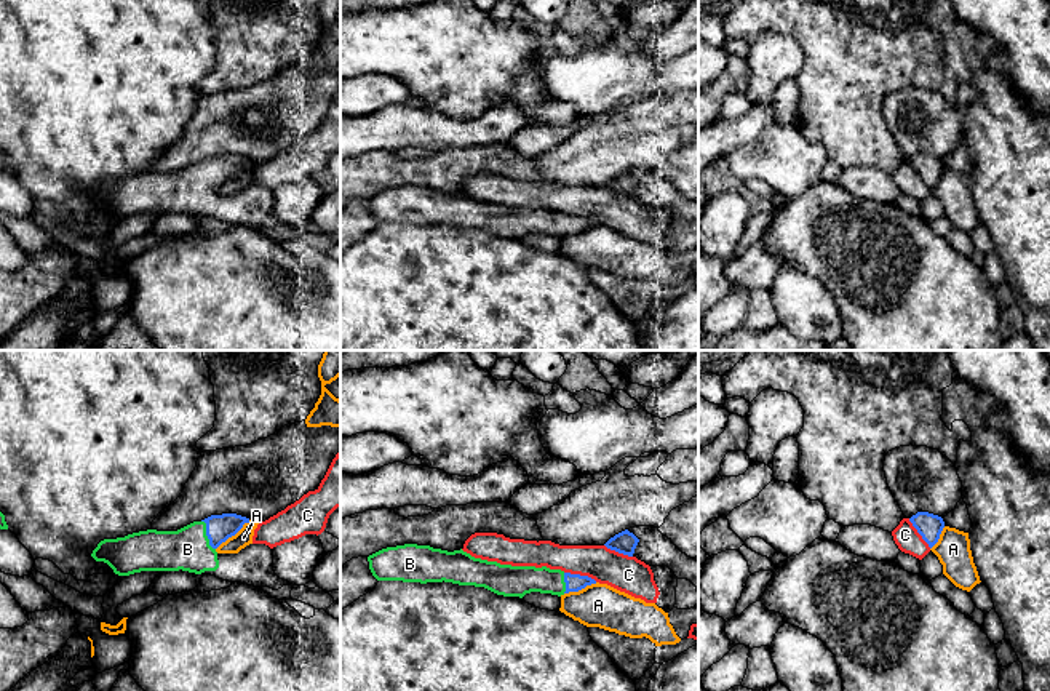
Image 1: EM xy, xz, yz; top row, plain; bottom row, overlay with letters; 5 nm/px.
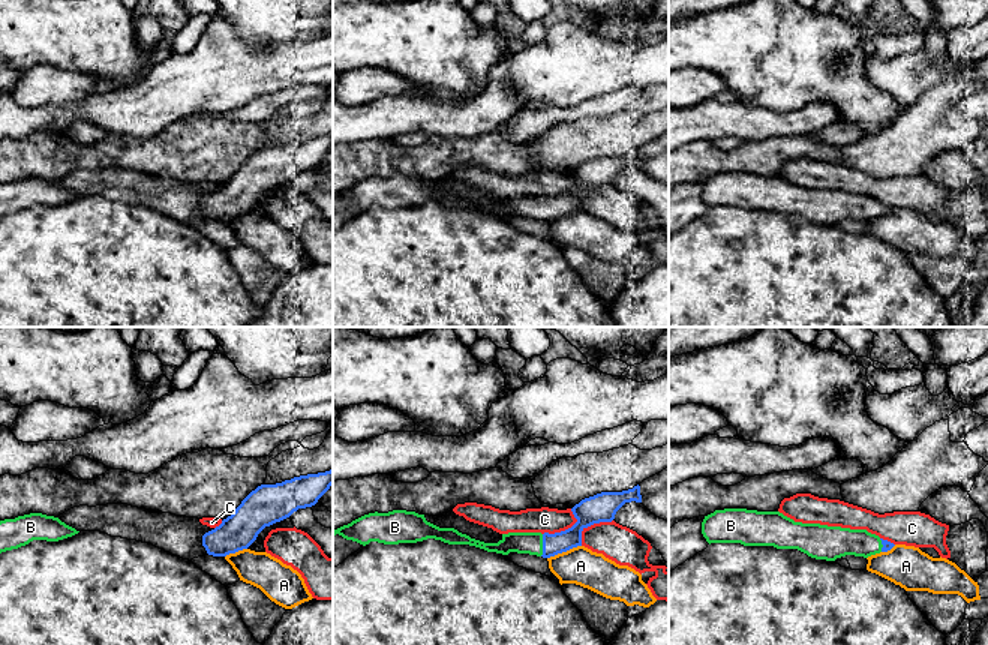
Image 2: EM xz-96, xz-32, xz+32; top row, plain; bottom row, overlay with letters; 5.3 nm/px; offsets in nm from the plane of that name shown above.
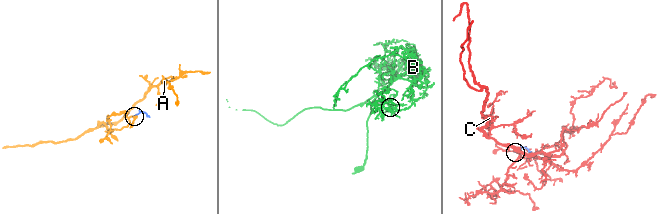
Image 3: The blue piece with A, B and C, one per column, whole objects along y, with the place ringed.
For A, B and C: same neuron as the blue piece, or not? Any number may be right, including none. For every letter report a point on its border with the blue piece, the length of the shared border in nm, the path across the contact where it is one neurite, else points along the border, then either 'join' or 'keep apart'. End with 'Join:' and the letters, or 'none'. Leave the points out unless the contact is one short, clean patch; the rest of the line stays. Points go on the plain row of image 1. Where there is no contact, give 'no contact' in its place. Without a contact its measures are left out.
A: meets blue in xy at (232, 176); contact 220 nm long; border along xy (250, 162), (216, 191); keep apart
B: meets blue in xy at (206, 176); contact 170 nm long; runs through xy (219, 170), (206, 176), (187, 191); join
C: meets blue in xz at (579, 216); contact 180 nm long; border along xz (564, 213), (587, 216), (596, 223); keep apart
Join: B

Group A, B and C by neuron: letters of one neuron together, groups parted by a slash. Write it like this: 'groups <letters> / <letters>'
groups A / B / C

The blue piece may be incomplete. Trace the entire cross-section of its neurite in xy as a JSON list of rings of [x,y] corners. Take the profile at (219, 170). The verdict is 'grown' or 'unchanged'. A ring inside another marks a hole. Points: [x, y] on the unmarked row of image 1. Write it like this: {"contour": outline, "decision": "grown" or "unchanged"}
{"contour": [[[237,155],[211,157],[177,173],[147,171],[104,181],[91,198],[107,205],[118,218],[182,211],[273,232],[292,227],[275,216],[273,192],[265,186],[249,186],[238,195],[216,194],[245,165],[249,165],[249,160]]], "decision": "grown"}

